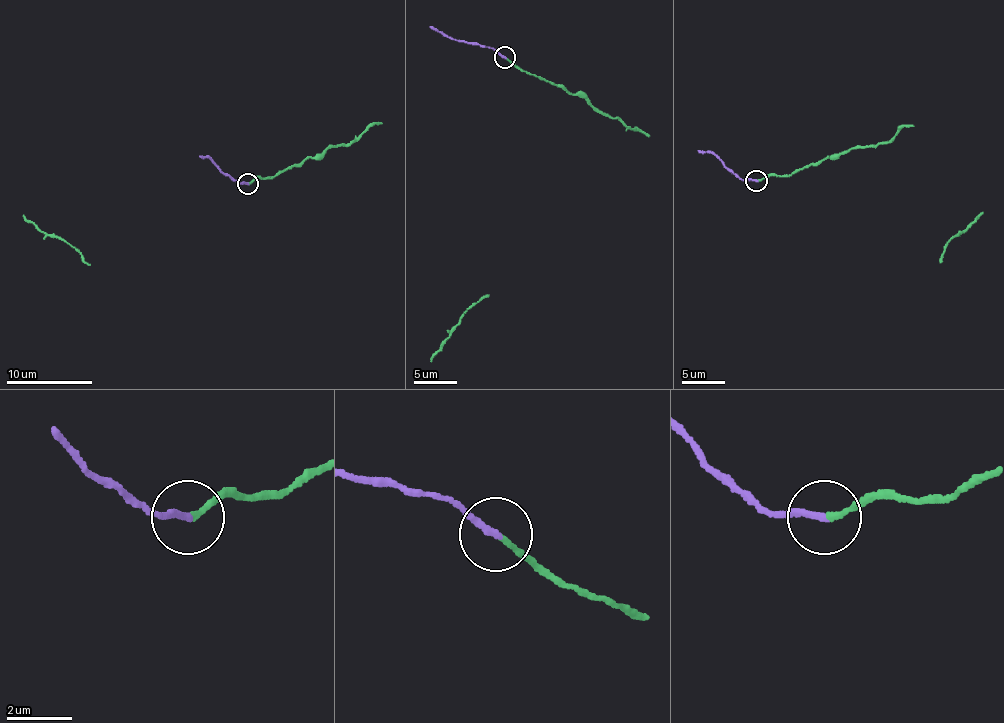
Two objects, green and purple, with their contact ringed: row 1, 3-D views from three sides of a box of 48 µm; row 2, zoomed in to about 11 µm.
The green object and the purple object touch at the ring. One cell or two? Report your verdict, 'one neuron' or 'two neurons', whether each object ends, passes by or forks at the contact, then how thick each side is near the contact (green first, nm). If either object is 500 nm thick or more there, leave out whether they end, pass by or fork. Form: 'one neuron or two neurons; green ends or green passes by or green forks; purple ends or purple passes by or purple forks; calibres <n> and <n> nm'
two neurons; green ends; purple ends; calibres 150 and 200 nm

